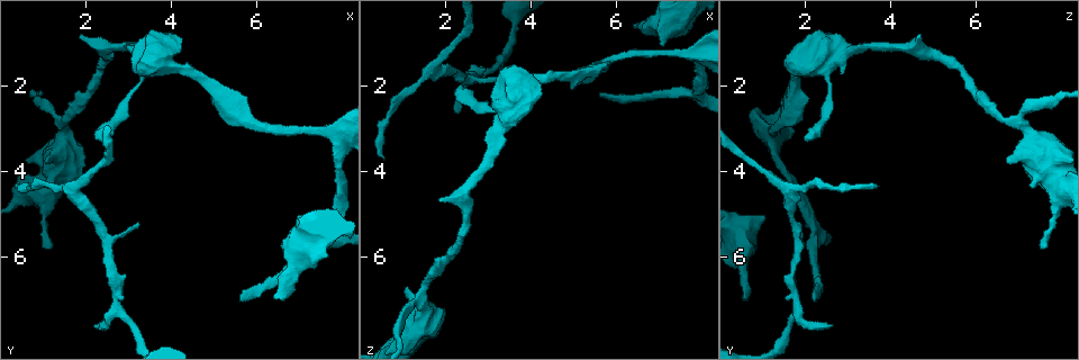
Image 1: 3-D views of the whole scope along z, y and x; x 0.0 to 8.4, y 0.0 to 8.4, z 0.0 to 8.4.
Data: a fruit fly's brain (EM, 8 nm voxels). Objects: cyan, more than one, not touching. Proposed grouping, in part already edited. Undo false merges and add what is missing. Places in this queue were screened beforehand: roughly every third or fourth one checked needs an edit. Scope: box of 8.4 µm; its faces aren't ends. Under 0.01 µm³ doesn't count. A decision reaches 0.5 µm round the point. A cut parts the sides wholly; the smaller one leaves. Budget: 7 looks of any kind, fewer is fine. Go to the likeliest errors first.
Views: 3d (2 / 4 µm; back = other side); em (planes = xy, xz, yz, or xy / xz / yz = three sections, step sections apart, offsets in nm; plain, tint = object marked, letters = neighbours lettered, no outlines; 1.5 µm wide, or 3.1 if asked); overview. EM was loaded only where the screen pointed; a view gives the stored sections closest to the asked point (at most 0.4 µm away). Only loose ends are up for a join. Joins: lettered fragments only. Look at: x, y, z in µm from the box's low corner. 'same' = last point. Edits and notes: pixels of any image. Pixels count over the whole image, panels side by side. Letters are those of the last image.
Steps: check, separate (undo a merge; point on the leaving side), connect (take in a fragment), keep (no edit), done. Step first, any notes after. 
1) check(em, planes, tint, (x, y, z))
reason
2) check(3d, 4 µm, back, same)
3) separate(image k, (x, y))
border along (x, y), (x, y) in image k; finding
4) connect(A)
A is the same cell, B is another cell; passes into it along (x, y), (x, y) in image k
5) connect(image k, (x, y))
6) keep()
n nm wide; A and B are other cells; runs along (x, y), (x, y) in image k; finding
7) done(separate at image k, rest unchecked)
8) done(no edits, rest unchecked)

check(3d, 4 µm, (6.40, 6.95, 0.70))

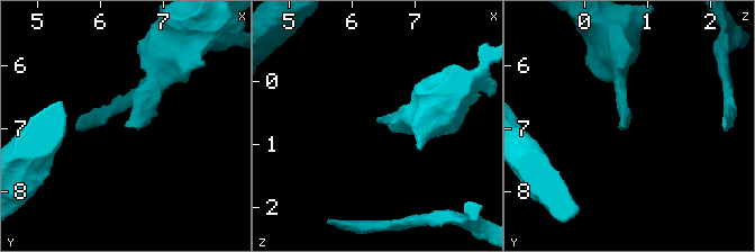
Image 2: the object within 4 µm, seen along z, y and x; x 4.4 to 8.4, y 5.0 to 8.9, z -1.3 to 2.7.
check(em, planes, letters, (6.40, 7.00, 0.65))

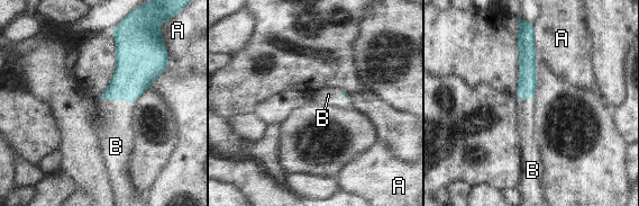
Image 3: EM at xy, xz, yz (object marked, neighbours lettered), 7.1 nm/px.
connect(B)
B is the same cell, A is another cell; passes into it along (526, 89), (520, 98), (526, 123) in image 3; the cell continues

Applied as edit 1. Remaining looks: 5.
check(em, xz, step 8, tint, (5.60, 7.10, 2.25))
an open end

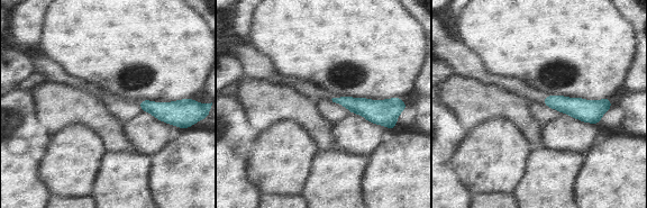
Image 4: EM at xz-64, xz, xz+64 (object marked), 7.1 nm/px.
check(em, planes, letters, same)

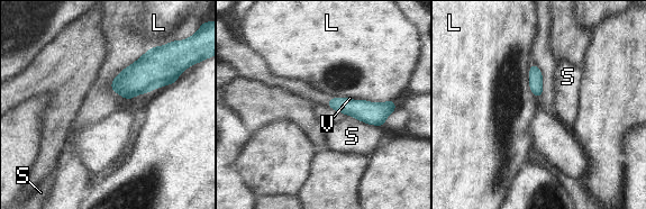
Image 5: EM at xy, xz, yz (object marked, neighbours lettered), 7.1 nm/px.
connect(V)
V is the same cell, L and S are other cells; passes into it along (363, 110), (329, 101), (299, 88) in image 5; it goes on there

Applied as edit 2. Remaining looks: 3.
check(em, xz, step 8, letters, (1.70, 4.50, 1.65))
three arms meet

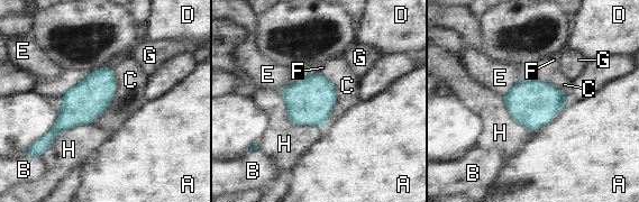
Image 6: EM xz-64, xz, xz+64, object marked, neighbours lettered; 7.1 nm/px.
check(em, planes, letters, same)

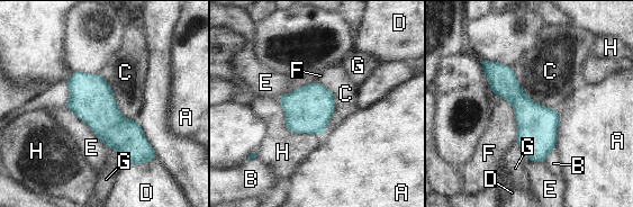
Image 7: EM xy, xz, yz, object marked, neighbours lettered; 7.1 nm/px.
keep()
A, B, C, D, E, F, G and H are other cells; runs along (486, 65), (536, 124), (543, 159) in image 7; all the same cell

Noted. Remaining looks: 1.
done(connect at image 3, connect at image 5, rest unchecked)

